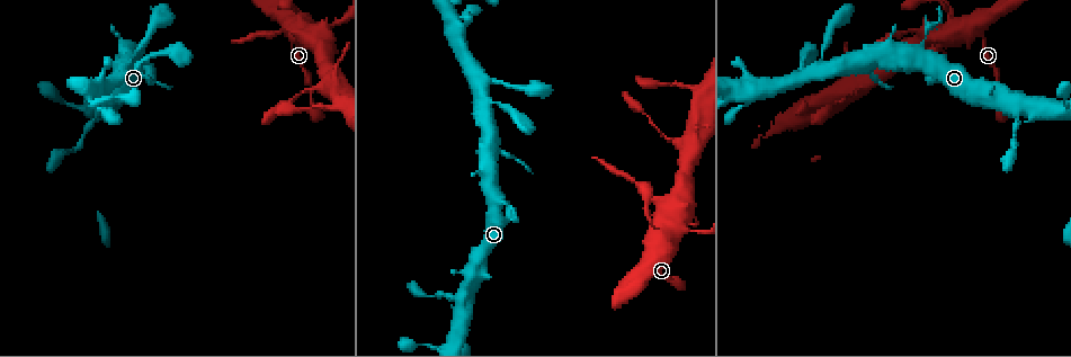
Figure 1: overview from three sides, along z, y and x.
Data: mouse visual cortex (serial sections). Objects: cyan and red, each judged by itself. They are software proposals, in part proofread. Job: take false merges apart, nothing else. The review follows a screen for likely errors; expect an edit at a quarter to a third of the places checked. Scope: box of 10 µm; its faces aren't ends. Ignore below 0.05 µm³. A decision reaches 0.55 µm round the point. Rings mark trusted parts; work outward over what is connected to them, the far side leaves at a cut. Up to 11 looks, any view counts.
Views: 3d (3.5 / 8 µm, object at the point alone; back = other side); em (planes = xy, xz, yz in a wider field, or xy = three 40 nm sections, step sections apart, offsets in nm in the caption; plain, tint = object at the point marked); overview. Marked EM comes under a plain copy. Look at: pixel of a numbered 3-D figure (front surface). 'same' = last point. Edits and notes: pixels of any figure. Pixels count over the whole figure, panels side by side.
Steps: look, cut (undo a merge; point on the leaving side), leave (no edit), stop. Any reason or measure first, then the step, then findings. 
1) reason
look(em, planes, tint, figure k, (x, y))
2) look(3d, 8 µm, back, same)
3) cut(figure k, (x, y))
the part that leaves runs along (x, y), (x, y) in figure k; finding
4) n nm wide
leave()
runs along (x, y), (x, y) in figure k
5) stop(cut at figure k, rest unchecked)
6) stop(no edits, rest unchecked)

look(3d, 8 µm, figure 1, (495, 103))

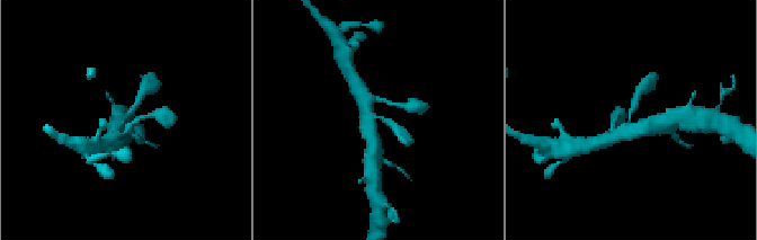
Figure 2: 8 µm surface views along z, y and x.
zoom in
look(3d, 3.5 µm, same)

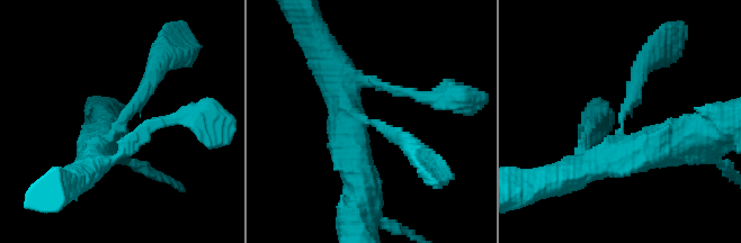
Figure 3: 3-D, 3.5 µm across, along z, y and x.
3 arms; arms of 200, 400, 500 nm
look(em, planes, tint, figure 3, (367, 126))

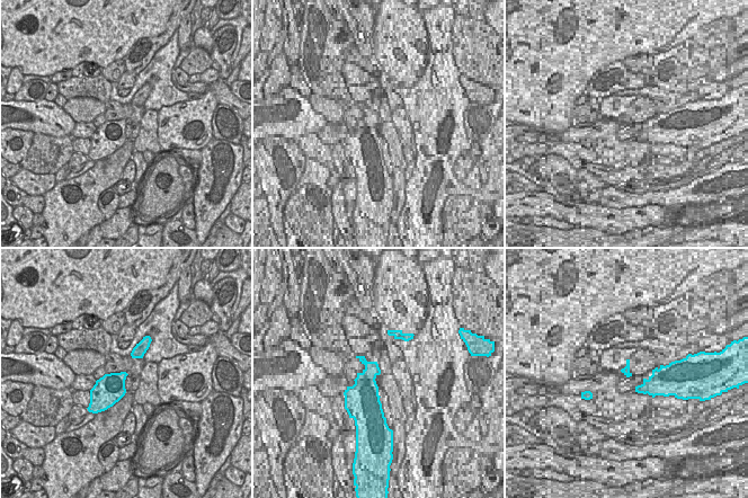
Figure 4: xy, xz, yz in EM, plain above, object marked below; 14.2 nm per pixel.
leave()
continuous, no second cell

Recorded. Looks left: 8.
sudden change in width
look(3d, 3.5 µm, figure 1, (458, 32))

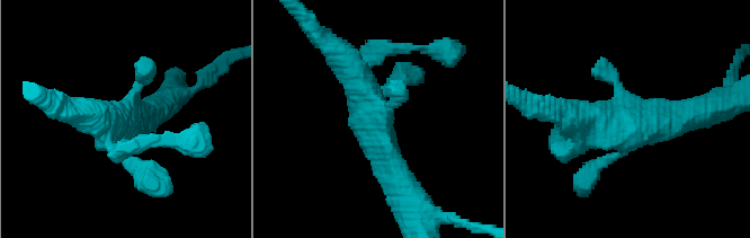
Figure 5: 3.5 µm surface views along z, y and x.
look(em, xy, step 1, tint, figure 5, (375, 120))

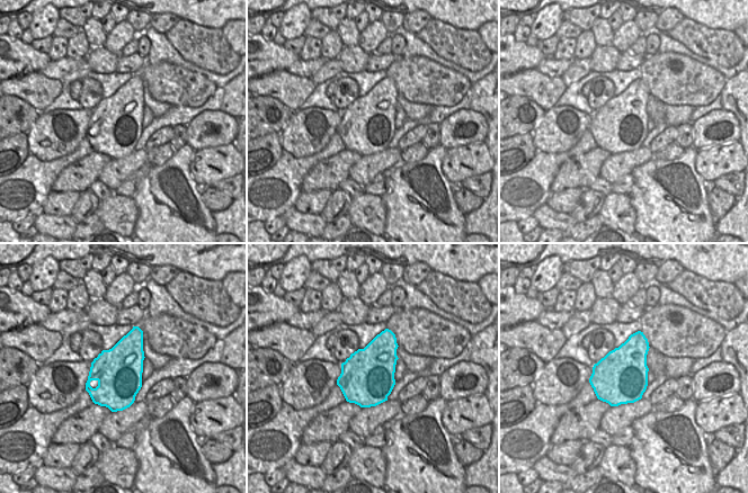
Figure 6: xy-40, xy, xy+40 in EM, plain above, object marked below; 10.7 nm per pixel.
leave()
runs along (402, 183), (347, 61) in figure 5; continuous, no second cell

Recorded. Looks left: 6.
four arms meet
look(3d, 8 µm, figure 1, (322, 35))

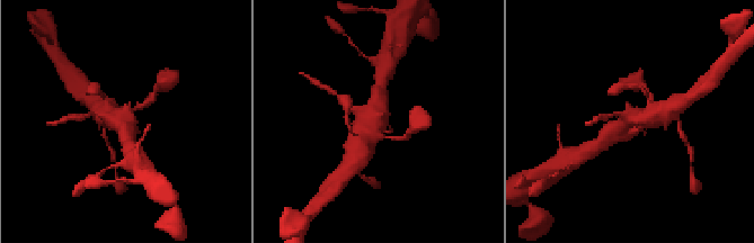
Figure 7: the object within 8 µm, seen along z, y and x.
4 arms; arms of 100, 300, 500, 600 nm; shape alone is not enough
look(em, planes, tint, same)

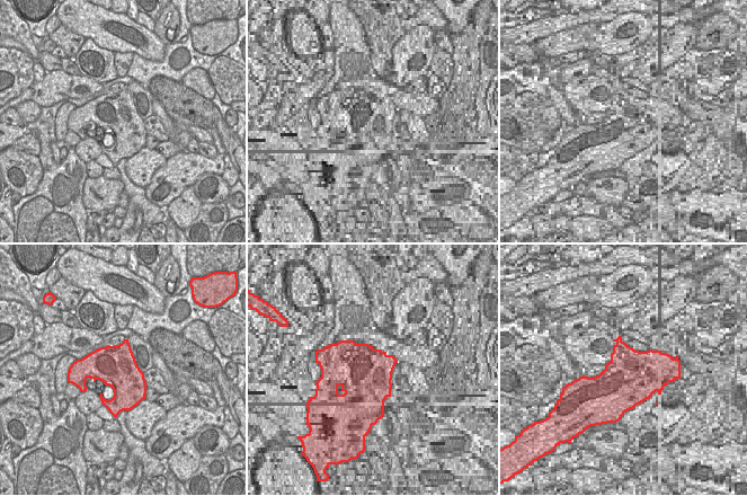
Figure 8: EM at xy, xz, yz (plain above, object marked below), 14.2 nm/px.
leave()
runs along (357, 151), (379, 125), (380, 100) in figure 7; all the same cell

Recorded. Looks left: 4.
three-way junction
look(3d, 3.5 µm, figure 1, (687, 145))

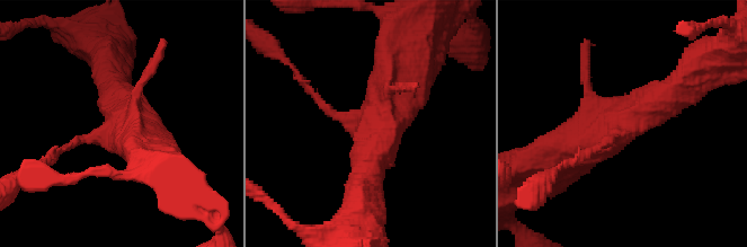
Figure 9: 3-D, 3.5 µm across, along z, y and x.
look(em, planes, tint, figure 9, (367, 123))

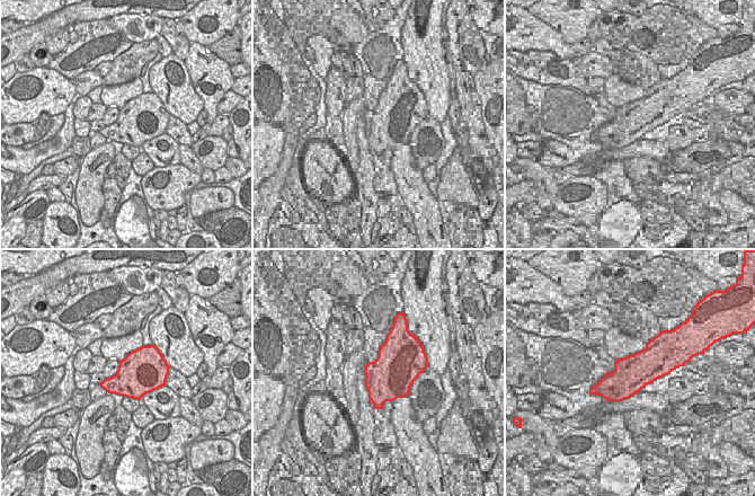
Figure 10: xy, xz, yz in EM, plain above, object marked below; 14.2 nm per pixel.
leave()
runs along (677, 88), (557, 158) in figure 9; continuous, no second cell

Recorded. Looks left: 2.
stop(no edits, rest unchecked)

